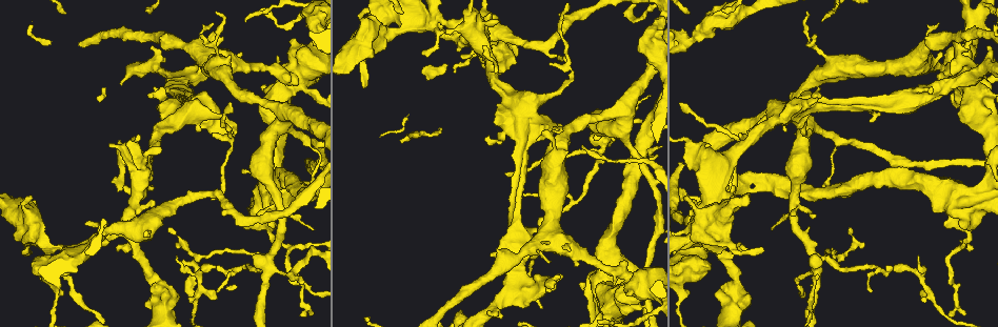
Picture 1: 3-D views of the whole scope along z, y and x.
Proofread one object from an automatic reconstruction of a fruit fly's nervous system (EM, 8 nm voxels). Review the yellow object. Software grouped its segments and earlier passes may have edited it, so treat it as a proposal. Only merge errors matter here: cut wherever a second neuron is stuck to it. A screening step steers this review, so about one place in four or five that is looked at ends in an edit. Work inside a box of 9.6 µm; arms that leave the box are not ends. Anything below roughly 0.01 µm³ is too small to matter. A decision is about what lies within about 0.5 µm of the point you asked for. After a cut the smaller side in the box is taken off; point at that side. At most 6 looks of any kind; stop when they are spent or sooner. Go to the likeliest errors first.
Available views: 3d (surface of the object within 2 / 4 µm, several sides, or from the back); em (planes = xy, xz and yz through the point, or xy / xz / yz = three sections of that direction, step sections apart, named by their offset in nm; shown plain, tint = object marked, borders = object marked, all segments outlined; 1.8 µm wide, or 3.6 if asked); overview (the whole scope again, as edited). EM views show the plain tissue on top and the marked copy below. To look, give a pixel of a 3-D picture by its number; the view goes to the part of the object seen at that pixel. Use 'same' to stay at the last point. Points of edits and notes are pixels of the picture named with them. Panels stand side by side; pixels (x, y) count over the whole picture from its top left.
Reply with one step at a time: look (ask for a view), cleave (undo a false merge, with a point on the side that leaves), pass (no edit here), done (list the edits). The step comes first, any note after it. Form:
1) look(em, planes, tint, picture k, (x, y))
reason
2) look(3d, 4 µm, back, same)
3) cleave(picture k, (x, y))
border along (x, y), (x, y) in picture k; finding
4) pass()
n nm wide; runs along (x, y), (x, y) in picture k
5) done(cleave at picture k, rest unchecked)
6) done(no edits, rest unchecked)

look(em, 3.6 µm, planes, borders, picture 1, (303, 86))
arms run side by side

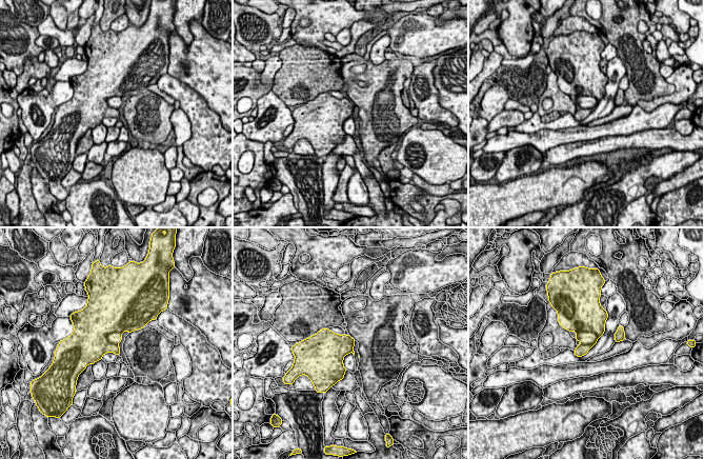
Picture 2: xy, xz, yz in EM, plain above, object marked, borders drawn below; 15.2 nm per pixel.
cleave(picture 2, (115, 338))
320 nm wide; border along (121, 332), (111, 332), (105, 337) in picture 2; a second neuron is stuck on

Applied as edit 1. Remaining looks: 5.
look(overview)

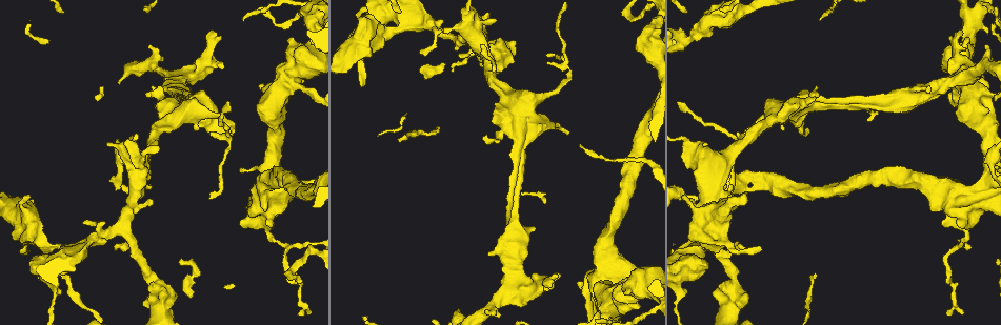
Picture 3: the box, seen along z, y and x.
look(em, xz, step 16, tint, picture 3, (310, 182))
sudden change in width

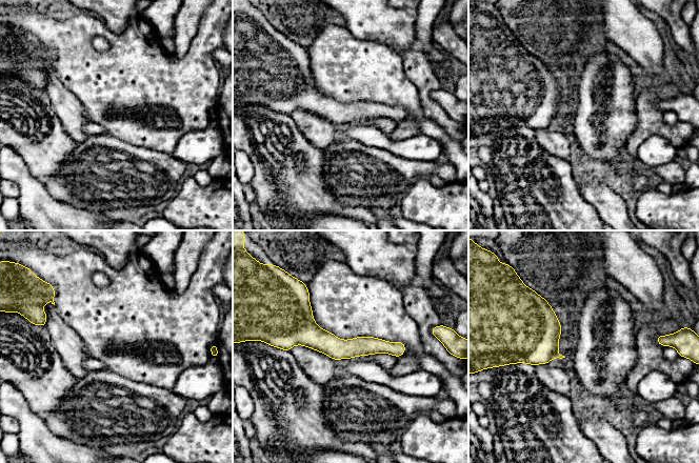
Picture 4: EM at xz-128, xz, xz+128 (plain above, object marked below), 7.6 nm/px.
look(em, planes, tint, same)

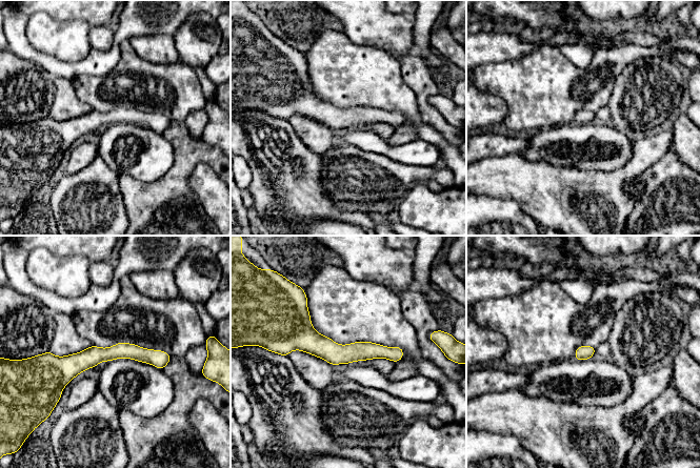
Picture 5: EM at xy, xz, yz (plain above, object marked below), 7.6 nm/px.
pass()
runs along (167, 358), (50, 359) in picture 5; all the same neuron

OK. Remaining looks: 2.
look(em, planes, borders, picture 3, (732, 251))
calibre changes

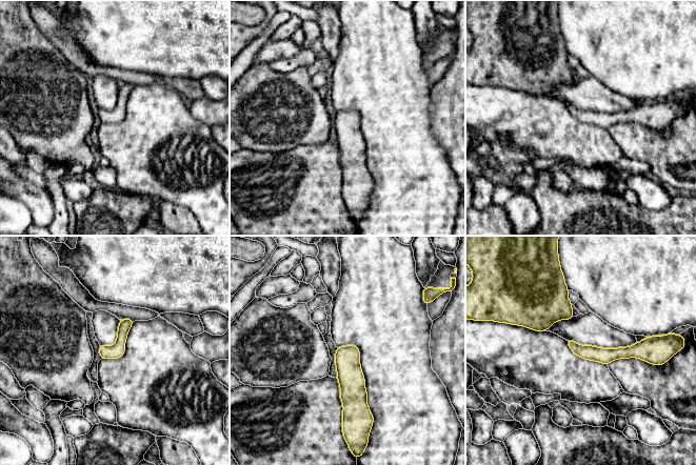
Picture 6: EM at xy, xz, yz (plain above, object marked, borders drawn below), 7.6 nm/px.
pass()
runs along (570, 342), (593, 354), (647, 348) in picture 6; one neuron here

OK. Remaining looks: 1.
done(cleave at picture 2, rest unchecked)

